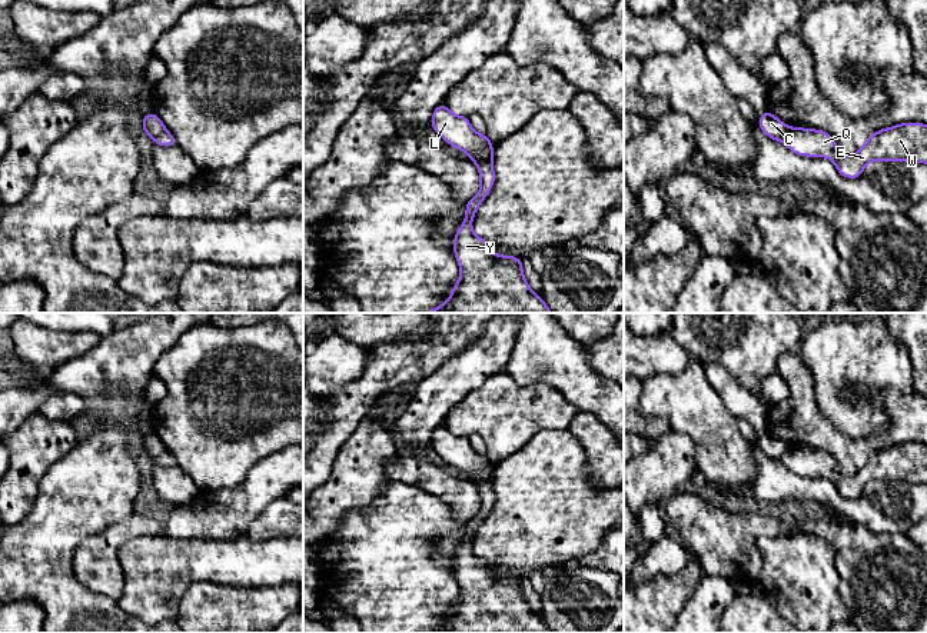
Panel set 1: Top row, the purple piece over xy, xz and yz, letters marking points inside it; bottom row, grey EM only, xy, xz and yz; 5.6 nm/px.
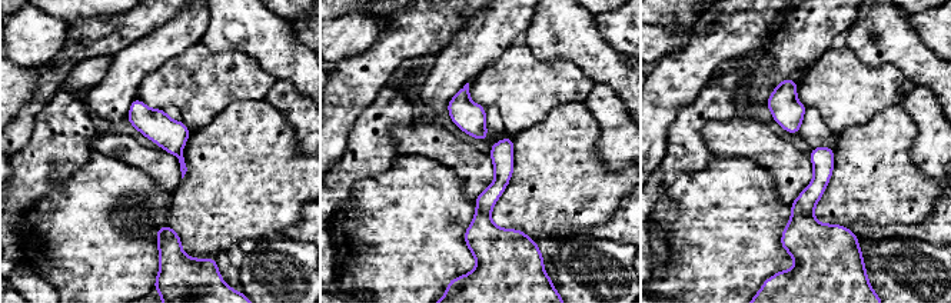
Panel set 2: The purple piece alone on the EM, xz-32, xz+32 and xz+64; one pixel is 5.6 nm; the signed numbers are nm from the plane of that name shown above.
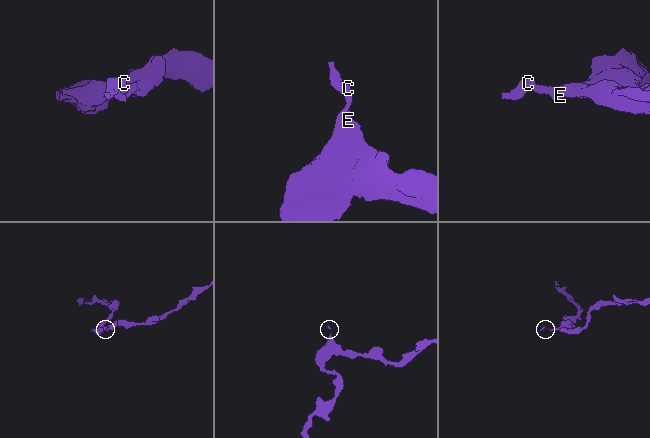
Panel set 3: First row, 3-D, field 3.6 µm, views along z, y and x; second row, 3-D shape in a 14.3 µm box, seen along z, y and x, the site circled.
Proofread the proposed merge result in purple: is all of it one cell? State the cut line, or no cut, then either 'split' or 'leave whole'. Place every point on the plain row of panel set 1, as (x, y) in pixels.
cut xz (491, 465), (475, 482); split

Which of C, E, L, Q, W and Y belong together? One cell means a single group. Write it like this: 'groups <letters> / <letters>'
groups C L / E Q W Y

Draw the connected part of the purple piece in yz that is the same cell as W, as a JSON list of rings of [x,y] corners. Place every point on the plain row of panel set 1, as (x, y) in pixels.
[[[901,443],[874,452],[853,476],[841,474],[833,456],[823,450],[795,447],[780,462],[798,476],[828,477],[838,493],[848,499],[858,499],[873,480],[927,483],[927,444],[921,443]]]

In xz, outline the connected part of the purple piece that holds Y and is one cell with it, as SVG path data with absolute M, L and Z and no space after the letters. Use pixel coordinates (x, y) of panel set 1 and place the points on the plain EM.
M494 466L475 482L481 496L481 509L465 523L464 544L453 557L461 597L449 619L425 633L552 633L526 603L521 586L522 579L496 576L486 560L472 552L472 539L495 502L492 473Z

